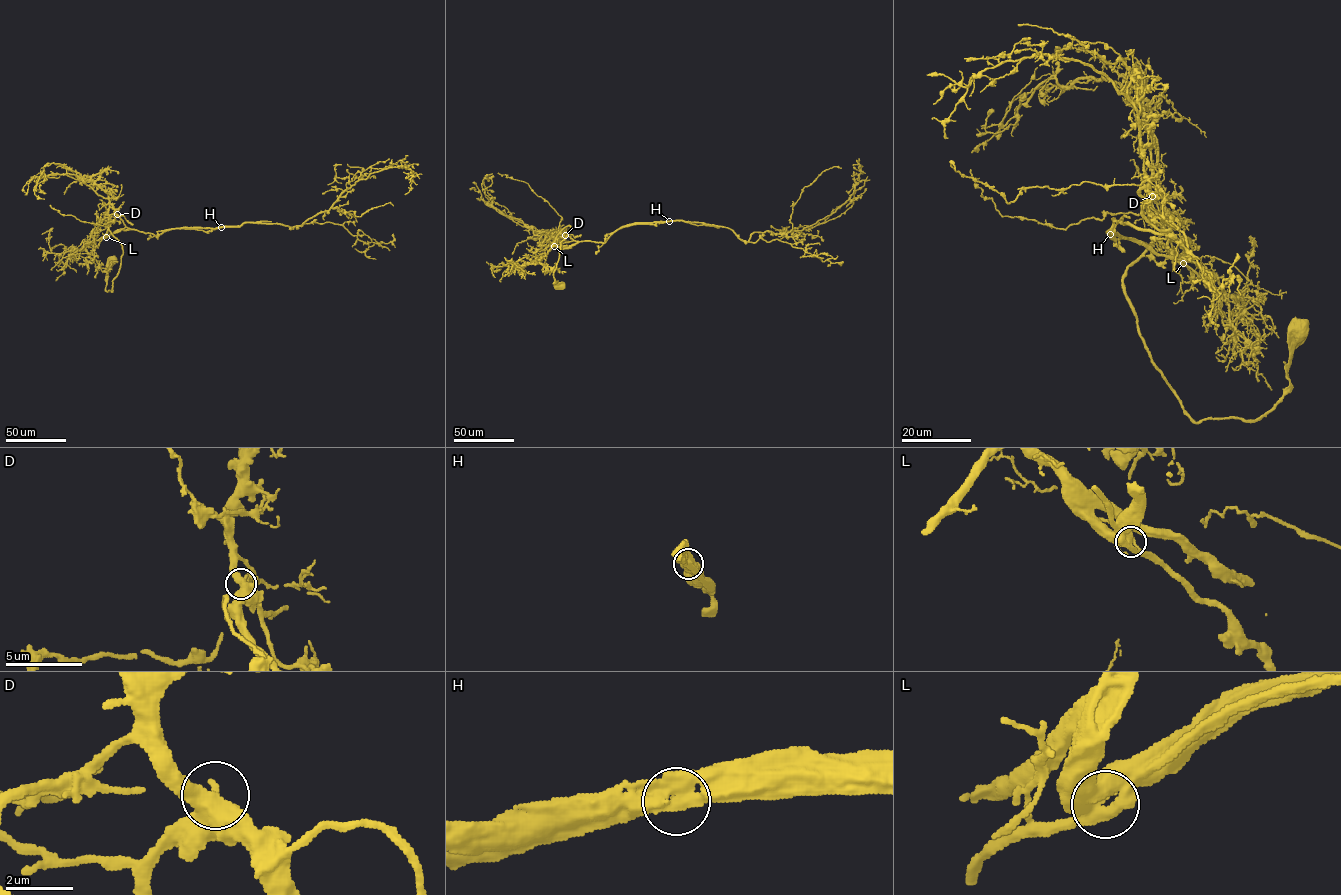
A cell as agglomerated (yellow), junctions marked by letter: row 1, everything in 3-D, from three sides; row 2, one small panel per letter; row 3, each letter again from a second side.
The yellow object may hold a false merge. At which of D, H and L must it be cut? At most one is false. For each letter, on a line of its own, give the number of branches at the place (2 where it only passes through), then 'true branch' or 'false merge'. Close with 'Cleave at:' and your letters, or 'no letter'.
D: 2 | true branch
H: 2 | false merge
L: 2 | true branch
Cleave at: H

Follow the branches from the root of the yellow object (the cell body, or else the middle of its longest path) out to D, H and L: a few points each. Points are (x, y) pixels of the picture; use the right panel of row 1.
D: (1300, 327), (1289, 390), (1269, 410), (1196, 422), (1153, 361), (1123, 283), (1169, 219), (1152, 196)
H: (1300, 327), (1269, 410), (1196, 422), (1123, 283), (1156, 240), (1179, 255), (1167, 234), (1173, 257), (1110, 234)
L: (1300, 327), (1289, 390), (1269, 410), (1196, 422), (1153, 361), (1123, 283), (1156, 240), (1183, 263)

